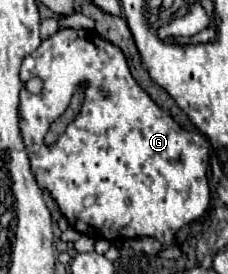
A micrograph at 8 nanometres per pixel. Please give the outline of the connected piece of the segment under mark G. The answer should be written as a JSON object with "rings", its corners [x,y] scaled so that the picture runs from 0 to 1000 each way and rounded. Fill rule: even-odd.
{"rings":[[[250,109],[224,139],[189,146],[154,190],[189,197],[180,212],[171,197],[162,212],[145,197],[101,219],[92,292],[118,299],[136,277],[171,277],[197,285],[197,321],[180,350],[92,328],[92,482],[136,569],[136,620],[162,672],[224,701],[268,774],[338,847],[417,876],[671,861],[715,891],[697,920],[706,942],[794,942],[794,905],[776,898],[768,854],[785,832],[873,803],[899,781],[925,723],[908,657],[908,504],[873,482],[803,474],[732,409],[715,409],[583,292],[531,175],[425,131],[417,109]],[[355,307],[373,307],[364,431],[329,431],[241,533],[206,540],[189,511],[215,460],[294,401],[320,336]]]}

